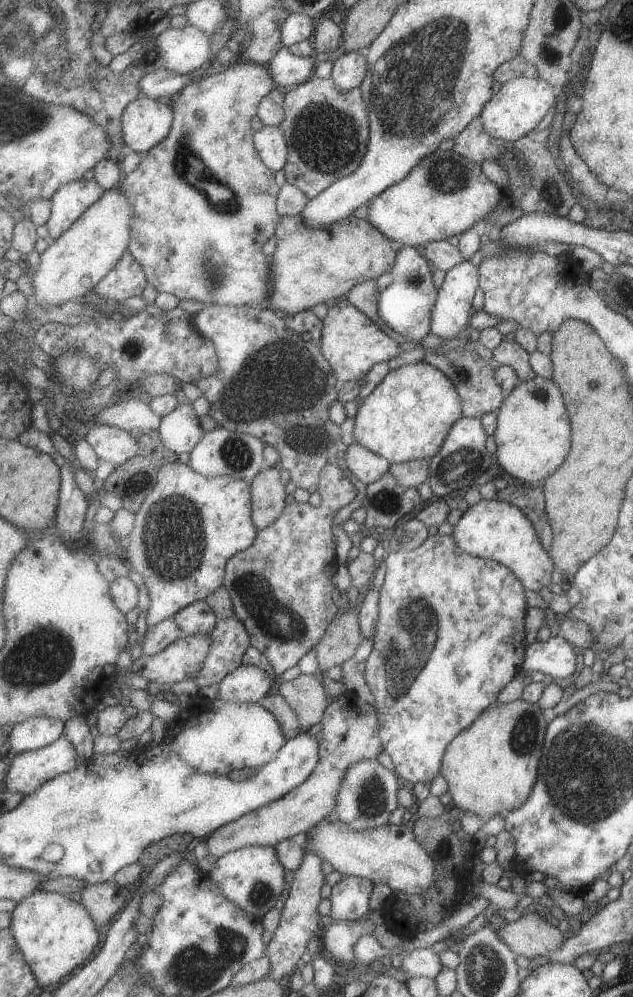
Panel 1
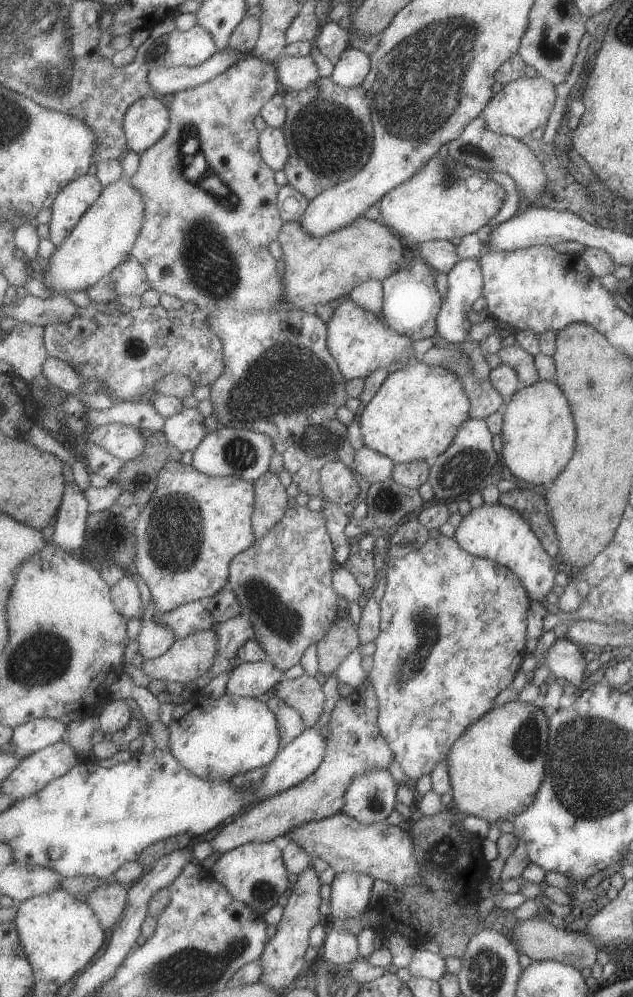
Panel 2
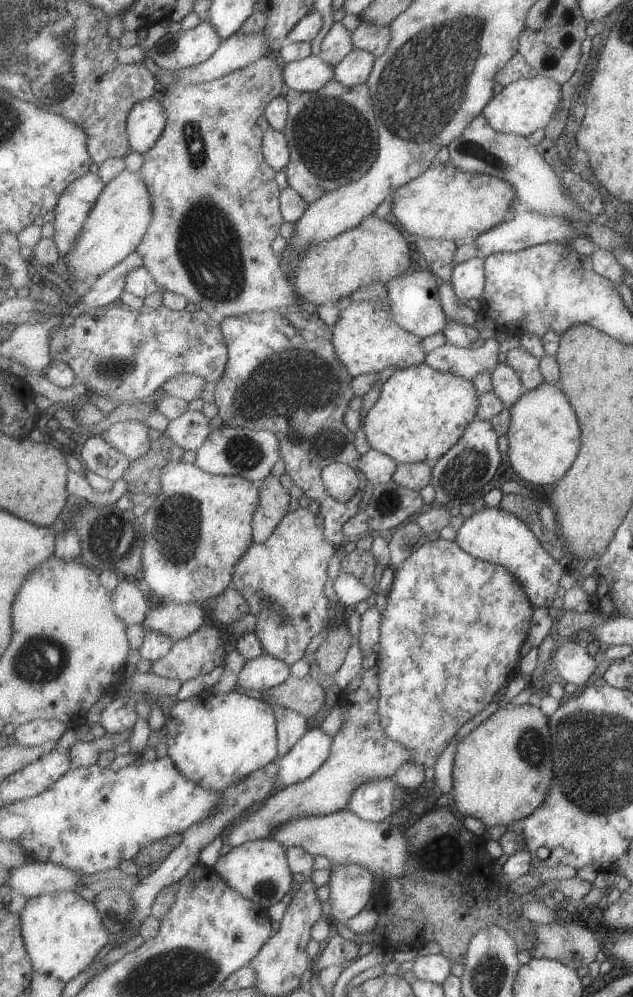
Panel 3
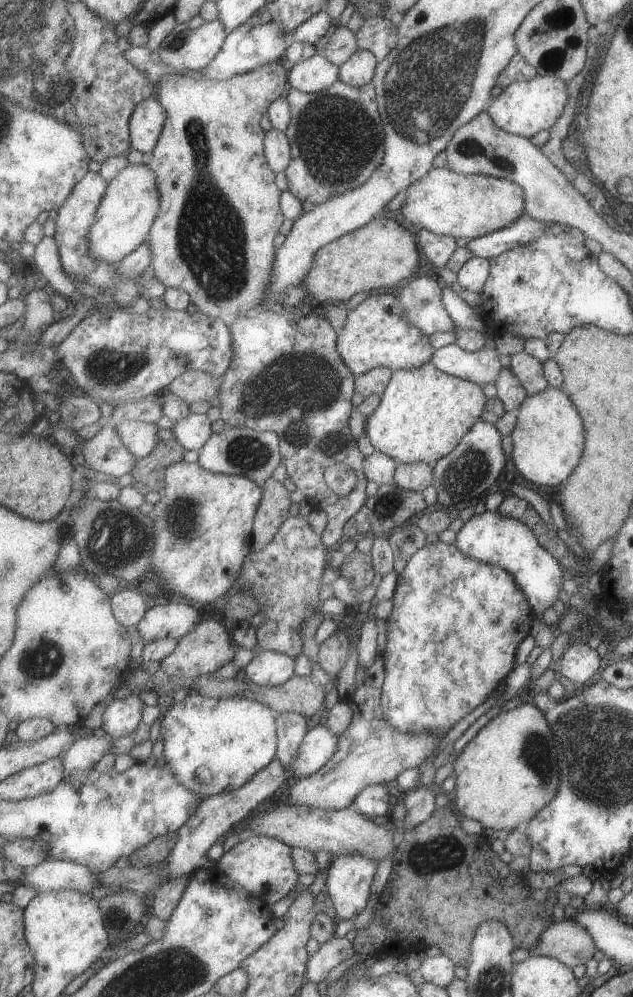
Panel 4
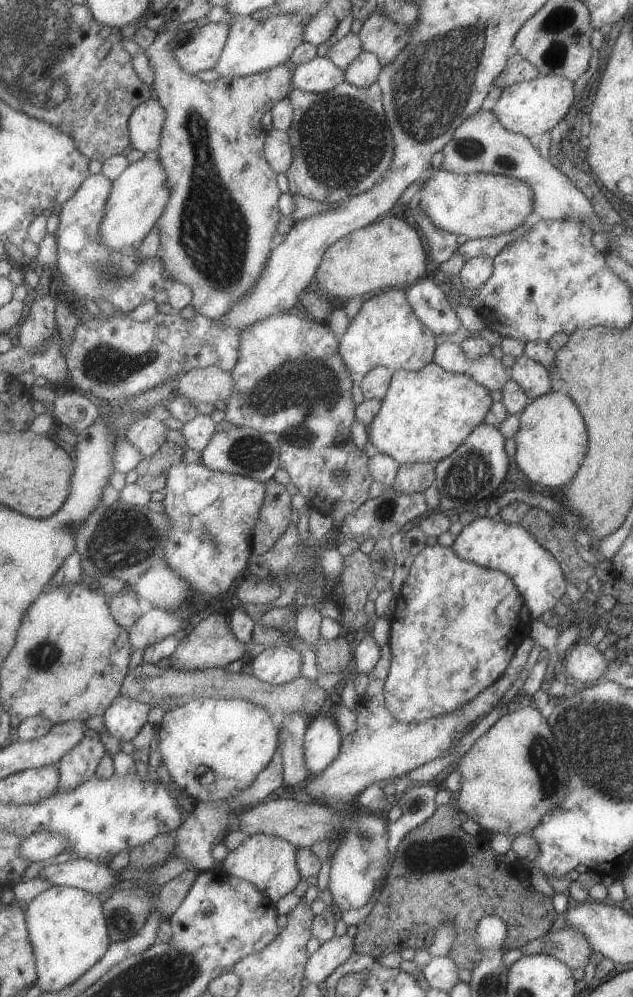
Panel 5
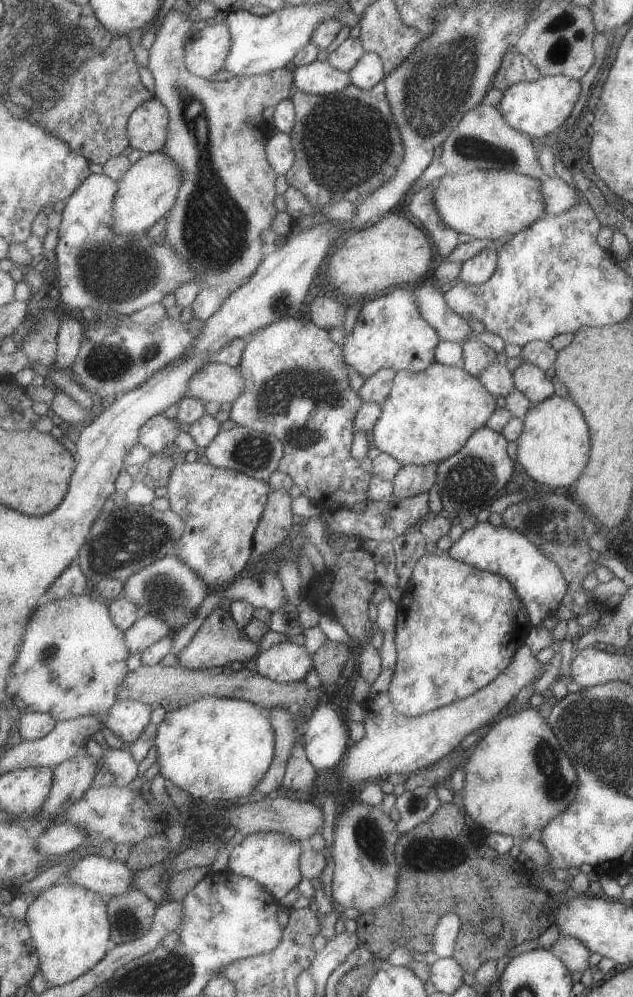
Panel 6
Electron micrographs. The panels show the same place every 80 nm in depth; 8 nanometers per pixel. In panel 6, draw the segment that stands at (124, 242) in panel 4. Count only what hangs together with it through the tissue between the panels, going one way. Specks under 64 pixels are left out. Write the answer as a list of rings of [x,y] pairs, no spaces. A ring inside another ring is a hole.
[[[165,150],[146,153],[141,160],[132,163],[127,174],[119,181],[120,190],[114,203],[114,227],[118,236],[148,232],[158,220],[169,215],[180,196],[183,183],[182,168]]]

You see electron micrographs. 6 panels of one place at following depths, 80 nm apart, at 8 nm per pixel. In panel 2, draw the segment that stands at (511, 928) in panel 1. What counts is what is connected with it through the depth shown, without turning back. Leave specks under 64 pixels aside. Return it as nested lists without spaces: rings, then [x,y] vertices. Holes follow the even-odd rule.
[[[539,916],[519,922],[513,928],[513,938],[517,942],[520,952],[529,956],[533,961],[561,961],[566,965],[577,968],[591,968],[595,964],[595,955],[599,950],[590,936],[584,931],[566,930],[557,928]]]

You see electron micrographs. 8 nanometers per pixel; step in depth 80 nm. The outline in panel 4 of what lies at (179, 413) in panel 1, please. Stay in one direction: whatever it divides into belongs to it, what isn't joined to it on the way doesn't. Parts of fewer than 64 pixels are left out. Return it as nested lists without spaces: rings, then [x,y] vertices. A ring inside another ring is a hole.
[[[192,413],[188,418],[177,420],[172,429],[174,438],[189,451],[200,452],[214,434],[211,418],[207,414]]]

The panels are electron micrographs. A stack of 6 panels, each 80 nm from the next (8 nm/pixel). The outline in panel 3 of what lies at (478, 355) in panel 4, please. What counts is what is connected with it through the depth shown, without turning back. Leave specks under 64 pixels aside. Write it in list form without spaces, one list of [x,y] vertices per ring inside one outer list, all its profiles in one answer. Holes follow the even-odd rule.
[[[496,338],[487,339],[478,349],[468,349],[447,342],[433,349],[426,362],[443,372],[452,372],[473,380],[484,371],[493,374],[499,364],[500,342]]]

